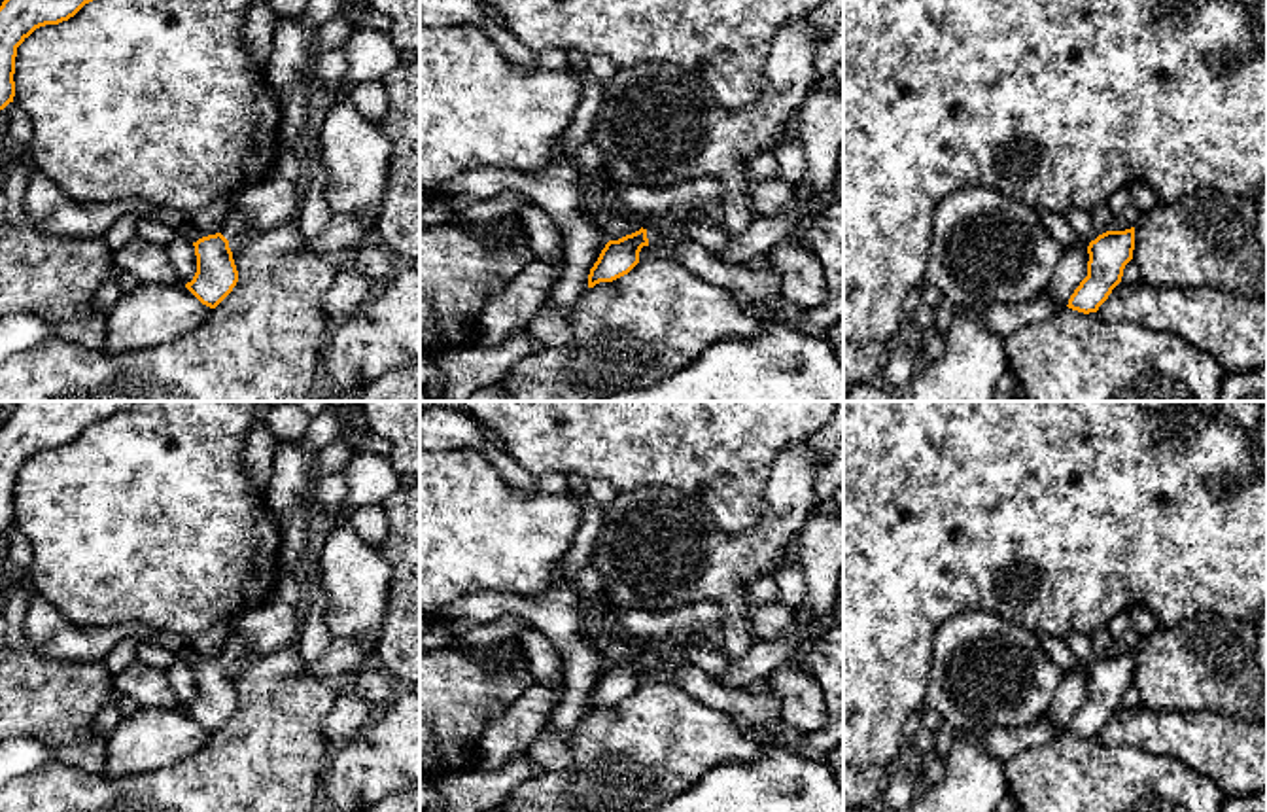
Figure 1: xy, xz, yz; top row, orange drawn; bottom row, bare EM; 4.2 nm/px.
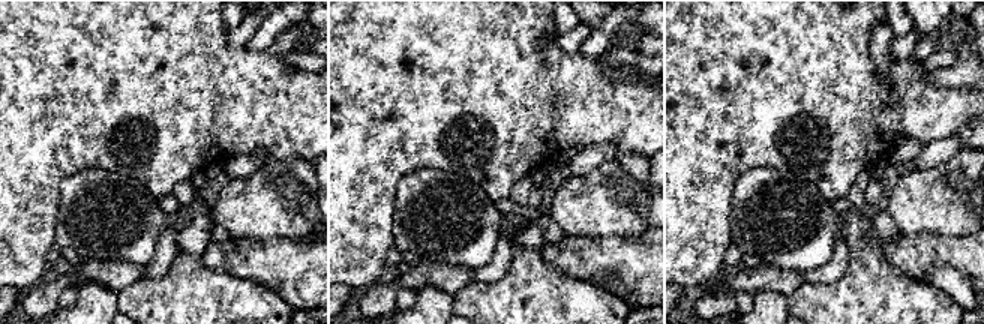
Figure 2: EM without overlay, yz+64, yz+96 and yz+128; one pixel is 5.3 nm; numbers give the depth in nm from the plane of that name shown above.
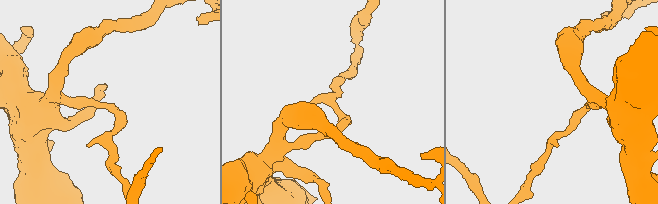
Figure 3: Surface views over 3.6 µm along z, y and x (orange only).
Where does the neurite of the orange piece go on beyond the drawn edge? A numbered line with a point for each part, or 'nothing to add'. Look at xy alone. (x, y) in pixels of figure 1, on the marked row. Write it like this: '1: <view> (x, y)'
1: xy (235, 226)

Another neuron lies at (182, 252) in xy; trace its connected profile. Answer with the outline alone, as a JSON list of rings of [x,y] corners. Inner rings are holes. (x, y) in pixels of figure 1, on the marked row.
[[[176,237],[166,244],[166,250],[182,284],[191,282],[197,273],[197,256],[193,242],[183,237]]]

